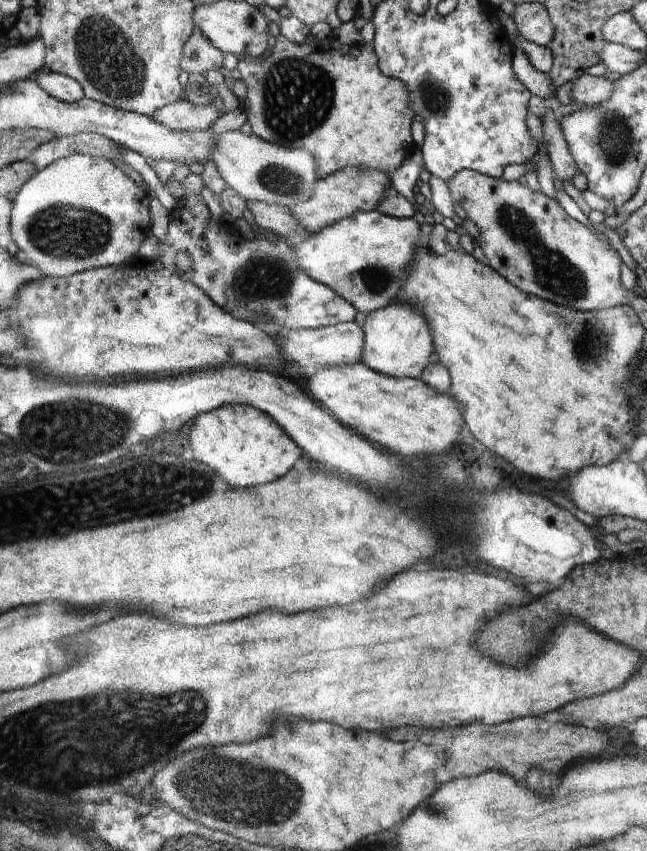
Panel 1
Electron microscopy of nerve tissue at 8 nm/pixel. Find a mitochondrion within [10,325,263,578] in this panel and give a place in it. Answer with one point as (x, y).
(70, 442)

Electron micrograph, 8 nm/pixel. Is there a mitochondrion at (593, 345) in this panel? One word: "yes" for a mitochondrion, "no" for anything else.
yes

